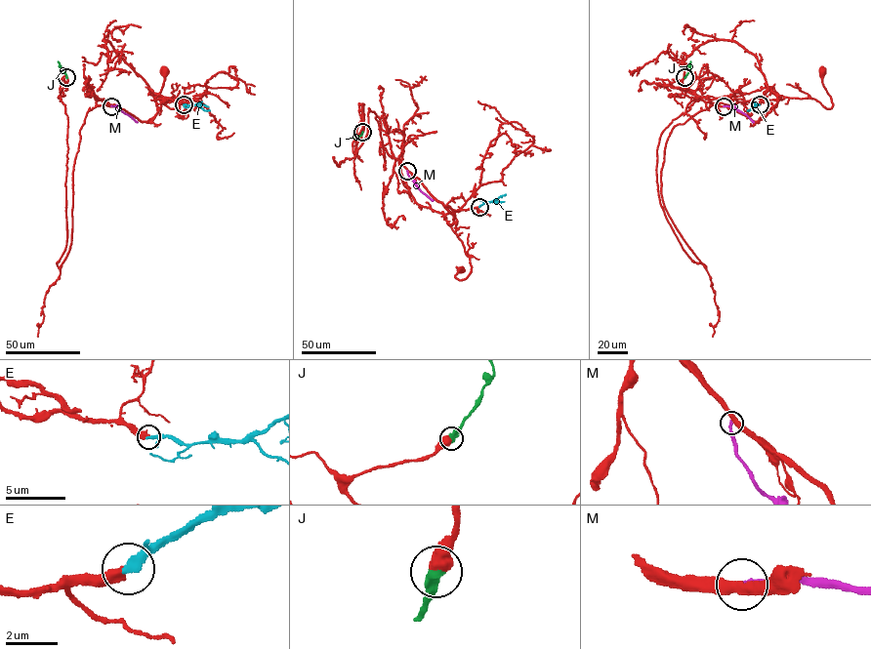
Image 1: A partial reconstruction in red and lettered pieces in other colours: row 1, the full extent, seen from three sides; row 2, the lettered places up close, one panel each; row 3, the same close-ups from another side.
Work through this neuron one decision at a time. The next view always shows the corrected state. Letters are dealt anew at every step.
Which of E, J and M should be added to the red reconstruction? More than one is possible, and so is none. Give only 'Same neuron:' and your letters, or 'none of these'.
Same neuron: E, J

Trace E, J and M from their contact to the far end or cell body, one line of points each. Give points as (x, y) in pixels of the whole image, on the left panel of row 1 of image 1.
E: (183, 104), (210, 110)
J: (66, 77), (58, 61)
M: (111, 106), (116, 105), (138, 122)

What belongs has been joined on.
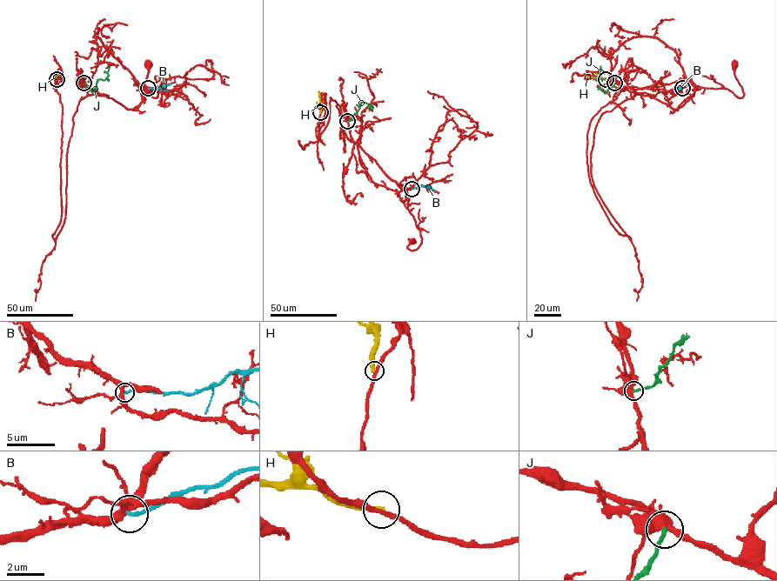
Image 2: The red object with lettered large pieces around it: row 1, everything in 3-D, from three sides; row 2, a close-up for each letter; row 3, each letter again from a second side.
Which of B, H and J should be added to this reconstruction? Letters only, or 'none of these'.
none of these

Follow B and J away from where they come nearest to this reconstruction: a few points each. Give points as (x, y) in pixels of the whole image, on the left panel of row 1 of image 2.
B: (148, 89), (159, 88), (170, 83)
J: (83, 83), (93, 93), (97, 80), (107, 76), (110, 66)

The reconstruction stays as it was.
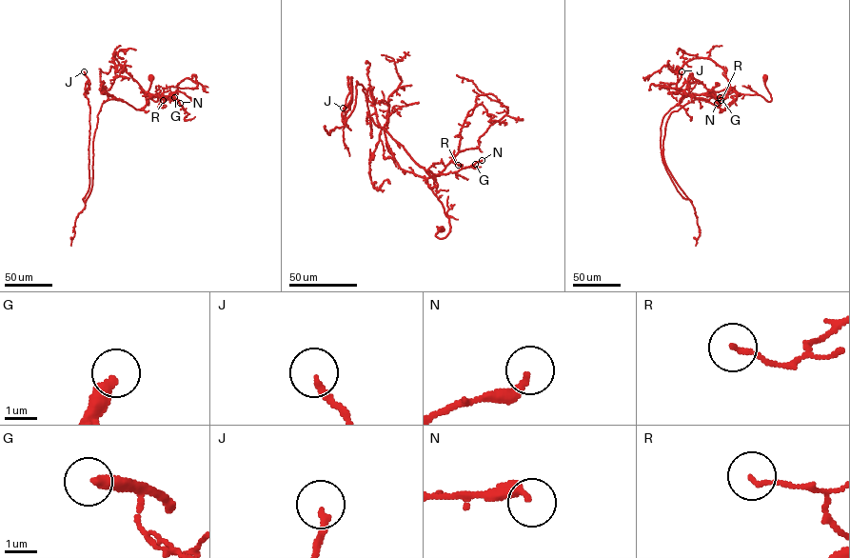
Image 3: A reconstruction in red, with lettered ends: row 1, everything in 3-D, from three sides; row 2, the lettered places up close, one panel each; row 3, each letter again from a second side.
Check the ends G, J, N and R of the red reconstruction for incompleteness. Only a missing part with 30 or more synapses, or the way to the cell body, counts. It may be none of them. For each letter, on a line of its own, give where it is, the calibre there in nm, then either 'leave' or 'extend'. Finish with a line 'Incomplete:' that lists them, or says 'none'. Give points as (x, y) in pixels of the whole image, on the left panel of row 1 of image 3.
G: (174, 97) | 360 nm | extend
J: (84, 71) | 200 nm | leave
N: (180, 103) | 220 nm | leave
R: (163, 100) | 130 nm | leave
Incomplete: G

